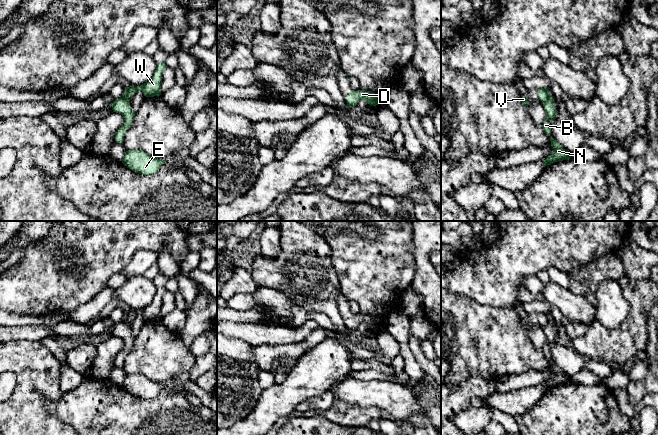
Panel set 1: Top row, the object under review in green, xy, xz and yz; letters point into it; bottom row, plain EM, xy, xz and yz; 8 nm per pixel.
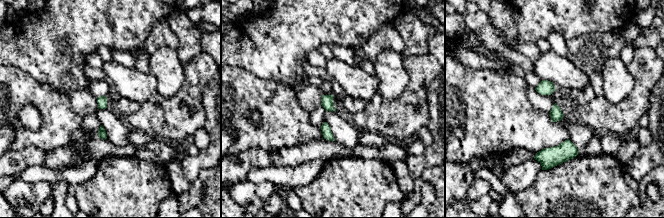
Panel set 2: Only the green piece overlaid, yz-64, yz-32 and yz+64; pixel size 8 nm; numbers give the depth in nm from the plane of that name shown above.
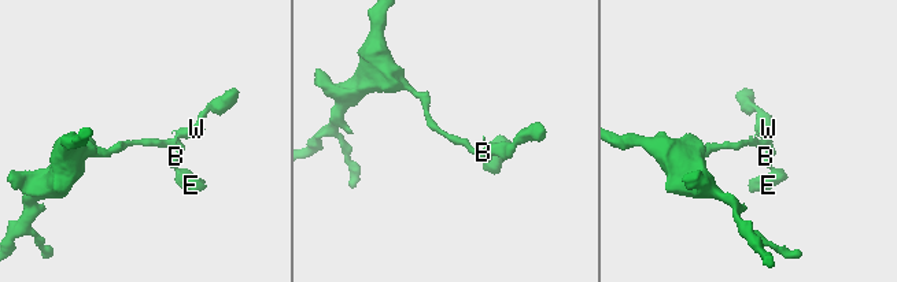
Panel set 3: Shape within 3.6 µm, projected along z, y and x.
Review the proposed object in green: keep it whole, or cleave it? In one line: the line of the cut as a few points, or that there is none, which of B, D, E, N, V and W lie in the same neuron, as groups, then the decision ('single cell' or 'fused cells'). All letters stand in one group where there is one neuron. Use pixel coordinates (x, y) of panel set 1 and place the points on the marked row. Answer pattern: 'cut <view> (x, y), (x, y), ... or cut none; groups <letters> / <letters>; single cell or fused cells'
cut yz (550, 96), (542, 101); groups B E N / D V W; fused cells

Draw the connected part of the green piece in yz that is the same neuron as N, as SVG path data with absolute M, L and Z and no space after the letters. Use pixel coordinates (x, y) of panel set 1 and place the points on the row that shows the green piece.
M550 139L551 146L554 152L551 153L544 161L544 165L548 166L558 161L568 160L571 158L571 153L565 150L556 140Z

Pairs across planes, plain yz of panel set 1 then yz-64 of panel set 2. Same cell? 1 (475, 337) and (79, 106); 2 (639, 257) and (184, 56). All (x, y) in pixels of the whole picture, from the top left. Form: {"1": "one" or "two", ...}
{"1": "two", "2": "one"}

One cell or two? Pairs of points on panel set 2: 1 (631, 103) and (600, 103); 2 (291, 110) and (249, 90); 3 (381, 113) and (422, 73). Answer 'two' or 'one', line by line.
1: one
2: one
3: one

